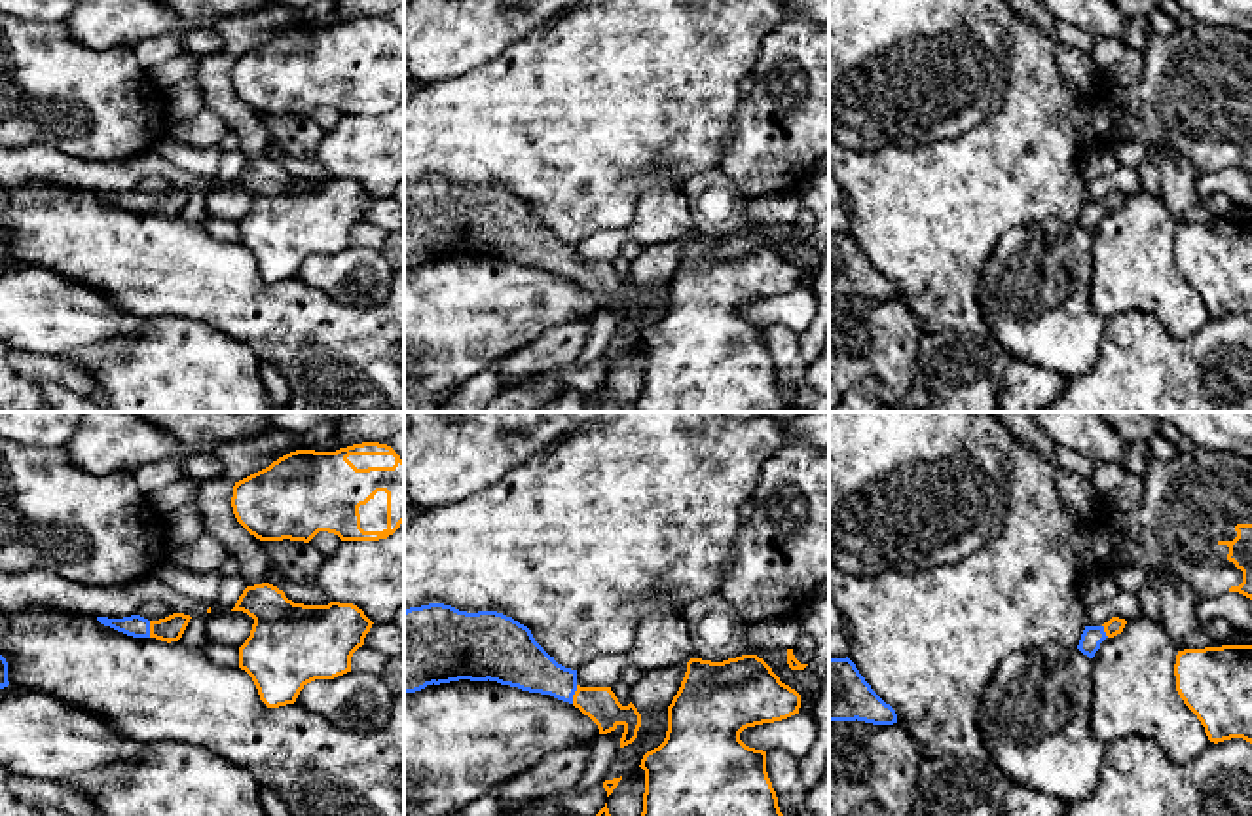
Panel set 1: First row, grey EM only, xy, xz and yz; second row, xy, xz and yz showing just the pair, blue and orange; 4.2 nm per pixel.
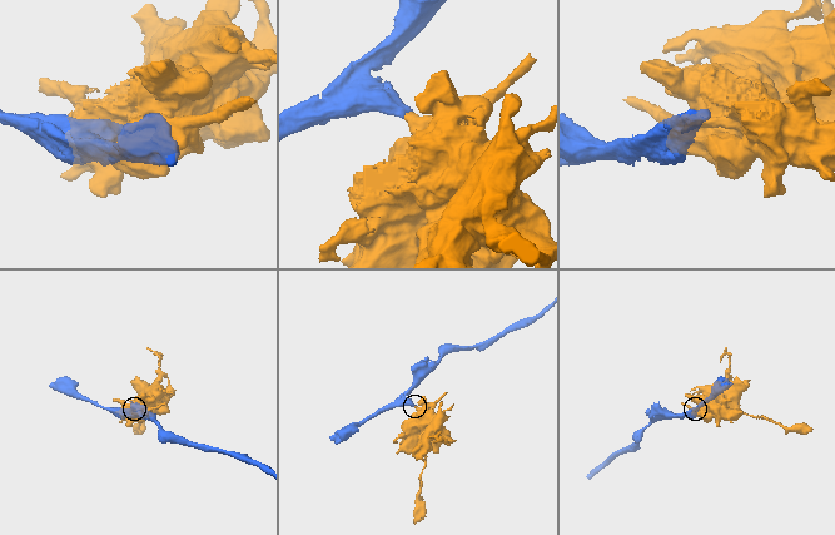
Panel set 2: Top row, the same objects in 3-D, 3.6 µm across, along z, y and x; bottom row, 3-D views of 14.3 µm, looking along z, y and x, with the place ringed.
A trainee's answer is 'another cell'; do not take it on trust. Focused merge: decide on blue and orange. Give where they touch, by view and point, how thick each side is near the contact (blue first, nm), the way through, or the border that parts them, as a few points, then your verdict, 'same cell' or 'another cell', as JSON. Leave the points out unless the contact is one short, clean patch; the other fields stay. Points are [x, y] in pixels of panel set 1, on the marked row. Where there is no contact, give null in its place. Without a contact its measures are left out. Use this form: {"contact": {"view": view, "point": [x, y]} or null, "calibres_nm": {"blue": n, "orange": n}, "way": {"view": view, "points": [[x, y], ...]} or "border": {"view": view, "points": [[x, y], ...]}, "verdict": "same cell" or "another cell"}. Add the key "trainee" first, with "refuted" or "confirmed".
{"trainee": "confirmed", "contact": {"view": "xz", "point": [573, 693]}, "calibres_nm": {"blue": 200, "orange": 150}, "verdict": "another cell"}

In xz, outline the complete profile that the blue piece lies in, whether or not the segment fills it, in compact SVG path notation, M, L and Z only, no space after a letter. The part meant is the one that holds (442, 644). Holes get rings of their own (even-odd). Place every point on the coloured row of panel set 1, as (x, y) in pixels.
M444 603L404 611L404 695L459 679L497 681L573 704L577 670L554 660L531 630L497 611L467 613Z

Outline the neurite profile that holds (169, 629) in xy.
M173 613L159 621L150 621L150 638L161 640L161 641L178 641L190 622L190 615L184 613Z

